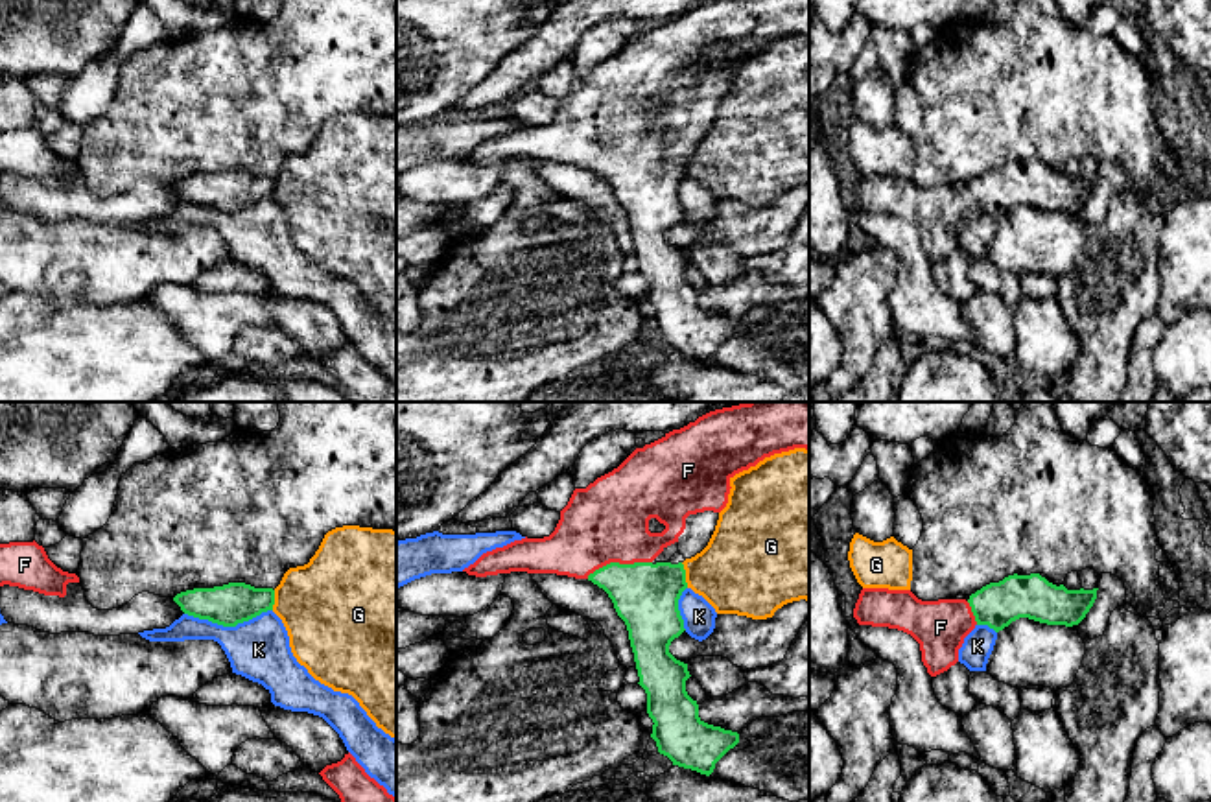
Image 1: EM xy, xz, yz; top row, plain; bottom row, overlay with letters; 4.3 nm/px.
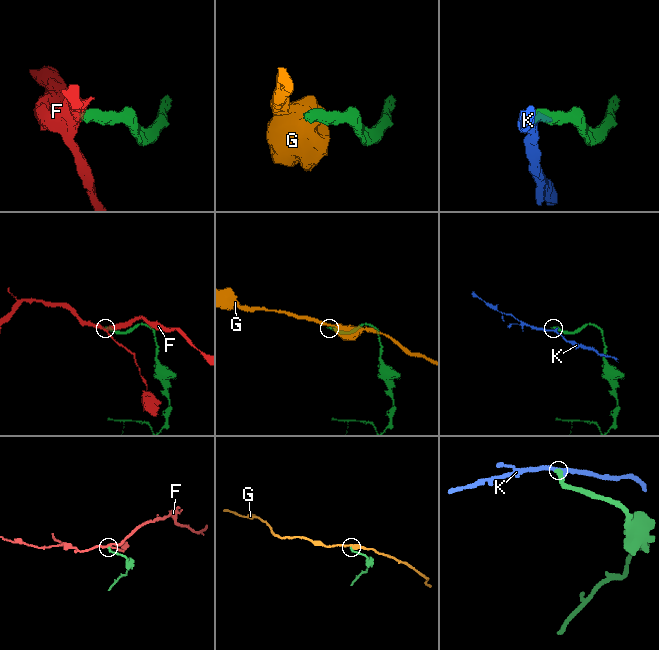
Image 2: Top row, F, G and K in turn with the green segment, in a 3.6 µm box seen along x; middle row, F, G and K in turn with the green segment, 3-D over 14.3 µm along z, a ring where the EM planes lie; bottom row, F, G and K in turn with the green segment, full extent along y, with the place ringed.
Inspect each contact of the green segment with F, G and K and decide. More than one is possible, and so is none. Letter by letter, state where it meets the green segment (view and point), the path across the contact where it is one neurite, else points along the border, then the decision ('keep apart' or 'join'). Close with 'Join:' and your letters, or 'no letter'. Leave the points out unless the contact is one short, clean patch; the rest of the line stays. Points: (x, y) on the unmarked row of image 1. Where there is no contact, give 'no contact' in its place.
F: xz (618, 150) | across xz (646, 183), (618, 150), (607, 128), (607, 109) | join
G: xz (684, 163) | along xz (681, 150), (688, 174) | keep apart
K: xy (227, 212) | keep apart
Join: F

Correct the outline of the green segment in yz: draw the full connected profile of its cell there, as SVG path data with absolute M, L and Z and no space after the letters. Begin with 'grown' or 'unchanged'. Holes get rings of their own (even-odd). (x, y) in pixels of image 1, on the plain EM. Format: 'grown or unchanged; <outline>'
grown; M1040 160L1008 162L999 170L990 170L970 183L970 186L922 188L911 177L863 175L853 195L859 212L888 214L911 221L922 238L922 249L931 264L947 258L958 249L958 236L964 225L977 214L988 212L995 219L1019 205L1029 205L1047 212L1078 212L1097 186L1097 177L1067 177L1056 173Z

